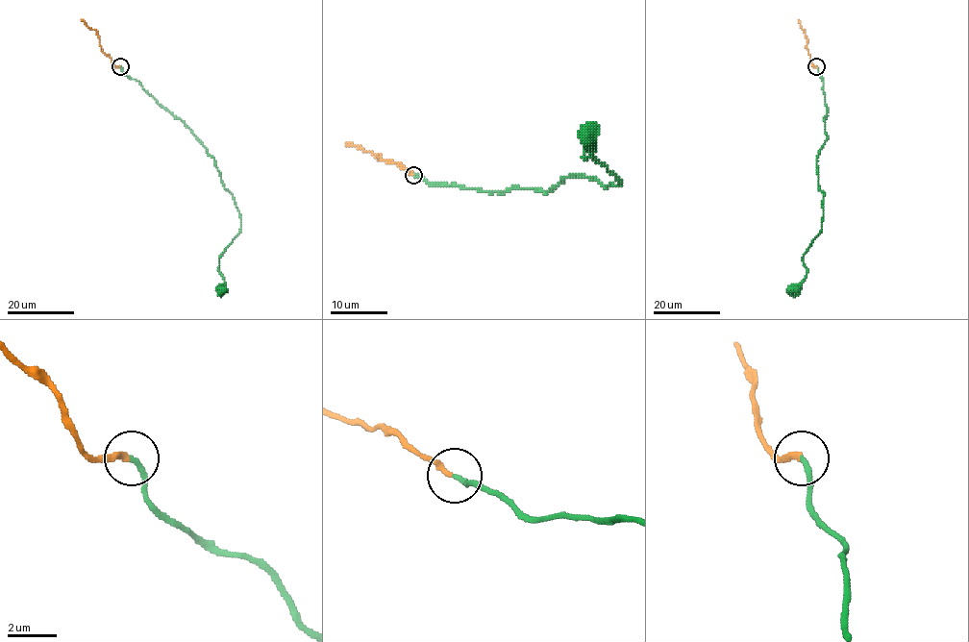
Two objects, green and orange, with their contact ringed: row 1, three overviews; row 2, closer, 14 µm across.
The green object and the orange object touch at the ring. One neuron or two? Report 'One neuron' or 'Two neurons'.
One neuron

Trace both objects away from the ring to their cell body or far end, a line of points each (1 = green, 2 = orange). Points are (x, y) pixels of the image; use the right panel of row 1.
1: (817, 66), (827, 107), (827, 140), (817, 158), (822, 230), (803, 257), (806, 277), (793, 289)
2: (817, 66), (811, 64), (806, 47), (807, 37), (799, 20)

